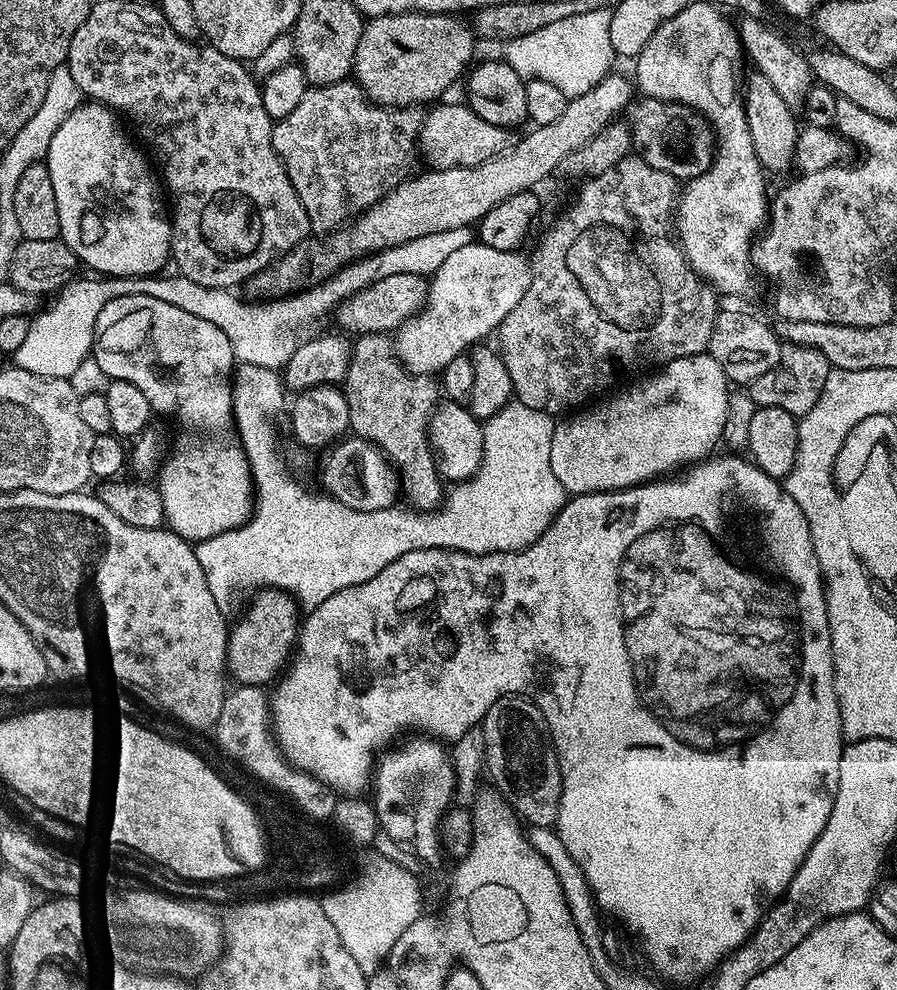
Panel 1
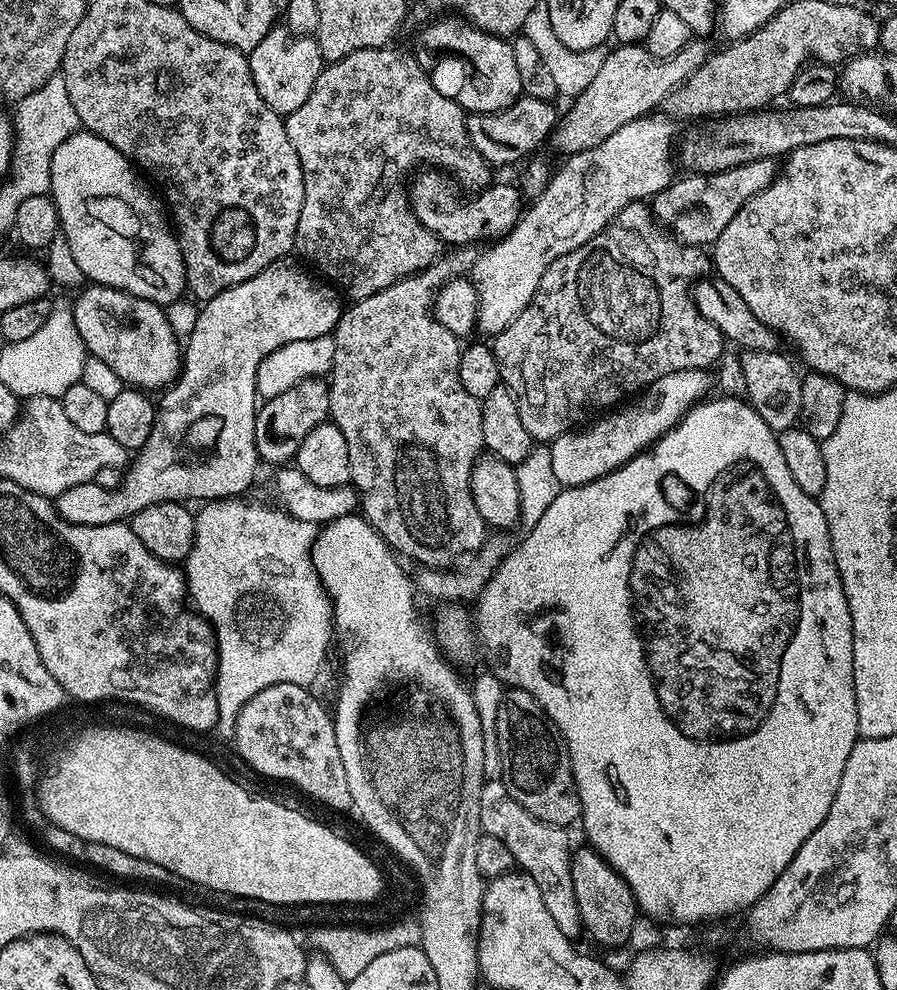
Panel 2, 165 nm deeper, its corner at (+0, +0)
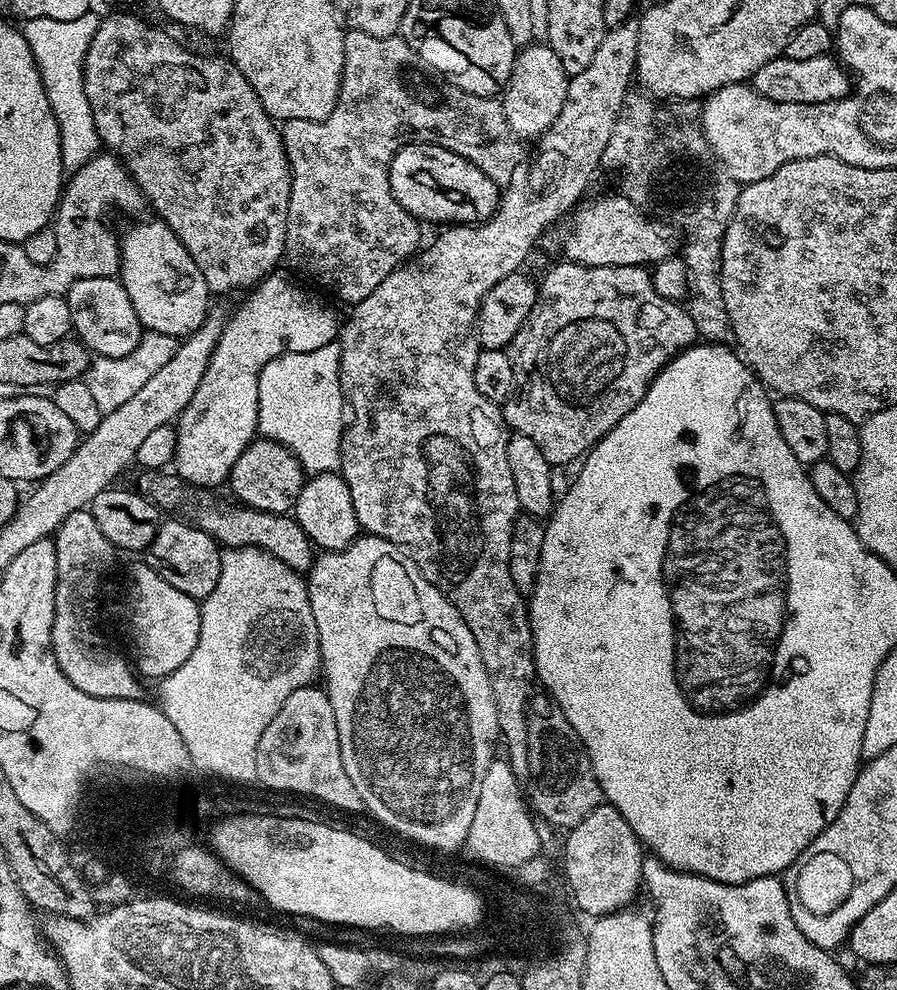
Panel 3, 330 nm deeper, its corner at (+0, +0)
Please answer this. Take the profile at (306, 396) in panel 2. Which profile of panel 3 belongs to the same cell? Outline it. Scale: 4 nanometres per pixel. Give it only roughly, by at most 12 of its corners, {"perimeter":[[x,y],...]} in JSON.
{"perimeter":[[256,438],[226,484],[239,503],[288,514],[306,479],[295,454]]}

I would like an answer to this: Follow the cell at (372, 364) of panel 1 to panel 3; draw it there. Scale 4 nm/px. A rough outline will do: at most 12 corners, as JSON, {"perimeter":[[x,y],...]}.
{"perimeter":[[576,206],[448,226],[339,329],[354,514],[474,634],[528,779],[506,416],[480,299]]}

